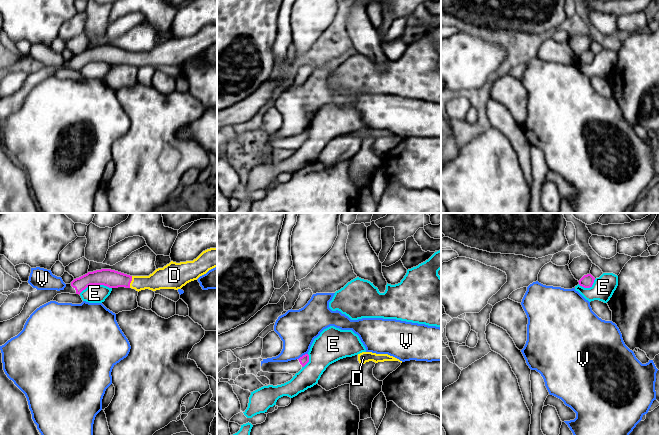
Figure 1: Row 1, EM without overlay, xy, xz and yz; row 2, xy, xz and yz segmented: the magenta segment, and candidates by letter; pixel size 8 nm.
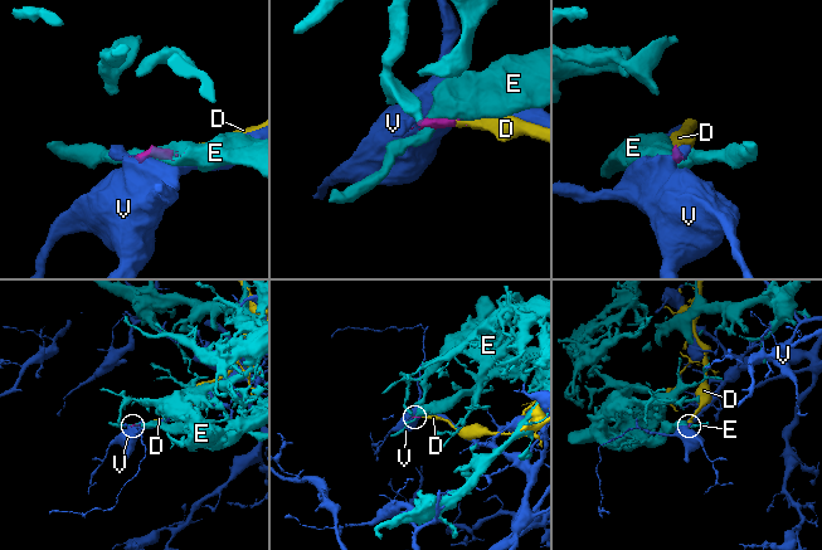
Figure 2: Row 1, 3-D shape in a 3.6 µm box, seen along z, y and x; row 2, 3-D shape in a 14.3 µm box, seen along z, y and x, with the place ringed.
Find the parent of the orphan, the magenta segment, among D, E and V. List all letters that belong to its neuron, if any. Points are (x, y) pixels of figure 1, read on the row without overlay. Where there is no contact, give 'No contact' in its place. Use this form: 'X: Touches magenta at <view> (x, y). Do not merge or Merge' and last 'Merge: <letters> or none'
D: Touches magenta at xy (130, 58). Merge
E: Touches magenta at xy (95, 60). Do not merge
V: Touches magenta at xz (303, 131). Do not merge
Merge: D

